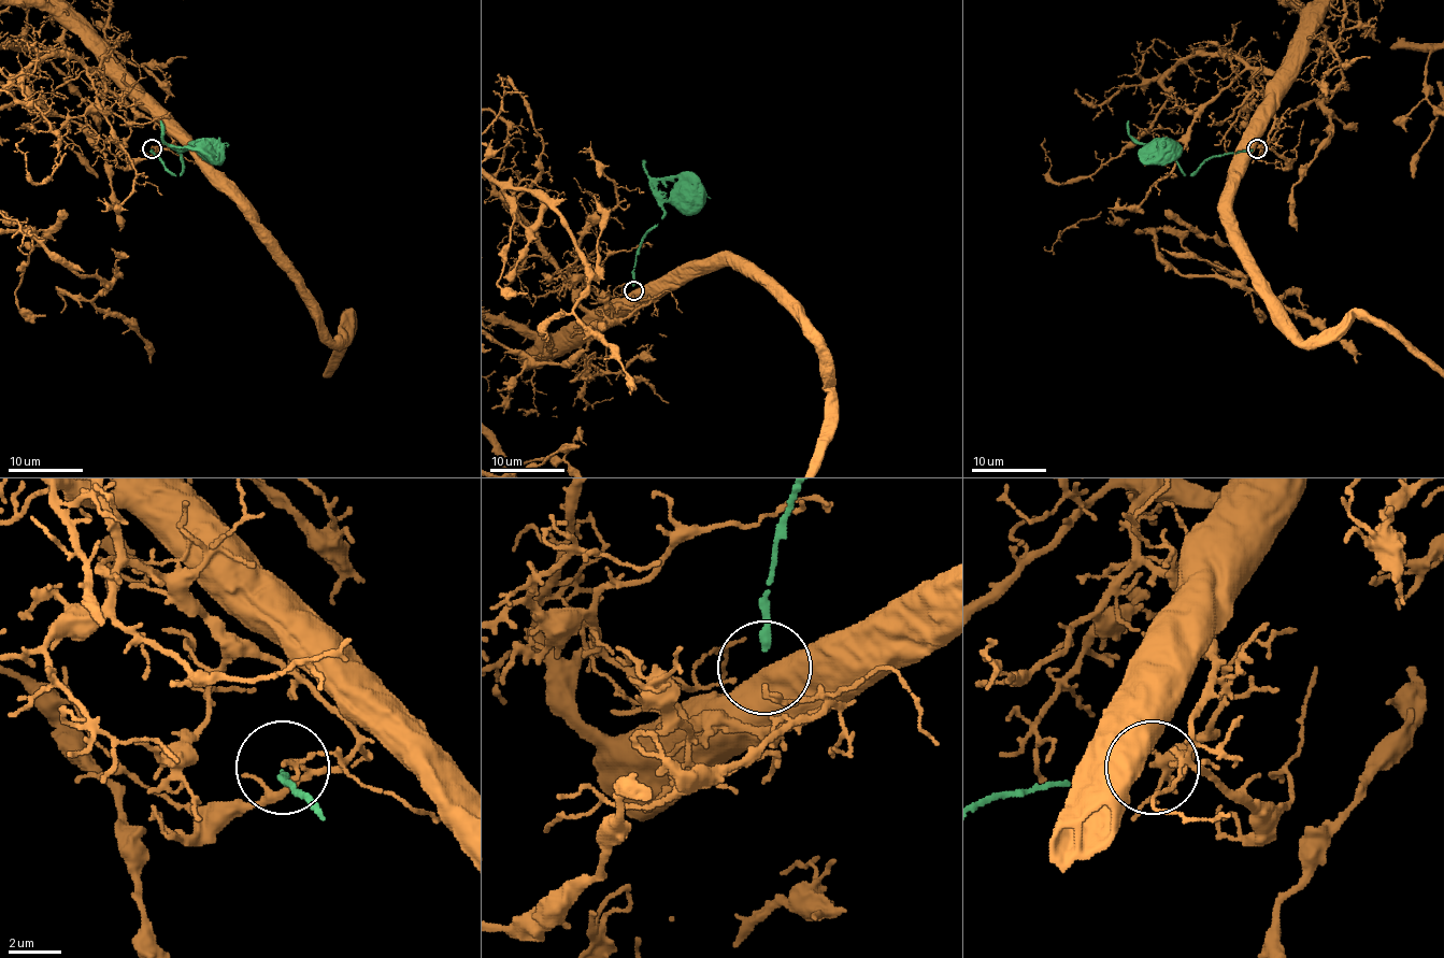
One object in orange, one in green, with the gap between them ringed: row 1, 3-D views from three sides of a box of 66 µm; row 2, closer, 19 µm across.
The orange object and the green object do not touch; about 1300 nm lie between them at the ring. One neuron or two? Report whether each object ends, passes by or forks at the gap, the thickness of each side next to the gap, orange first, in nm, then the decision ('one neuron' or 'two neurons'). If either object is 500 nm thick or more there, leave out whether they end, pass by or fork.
orange passes by | green ends | 120/320 nm | two neurons

